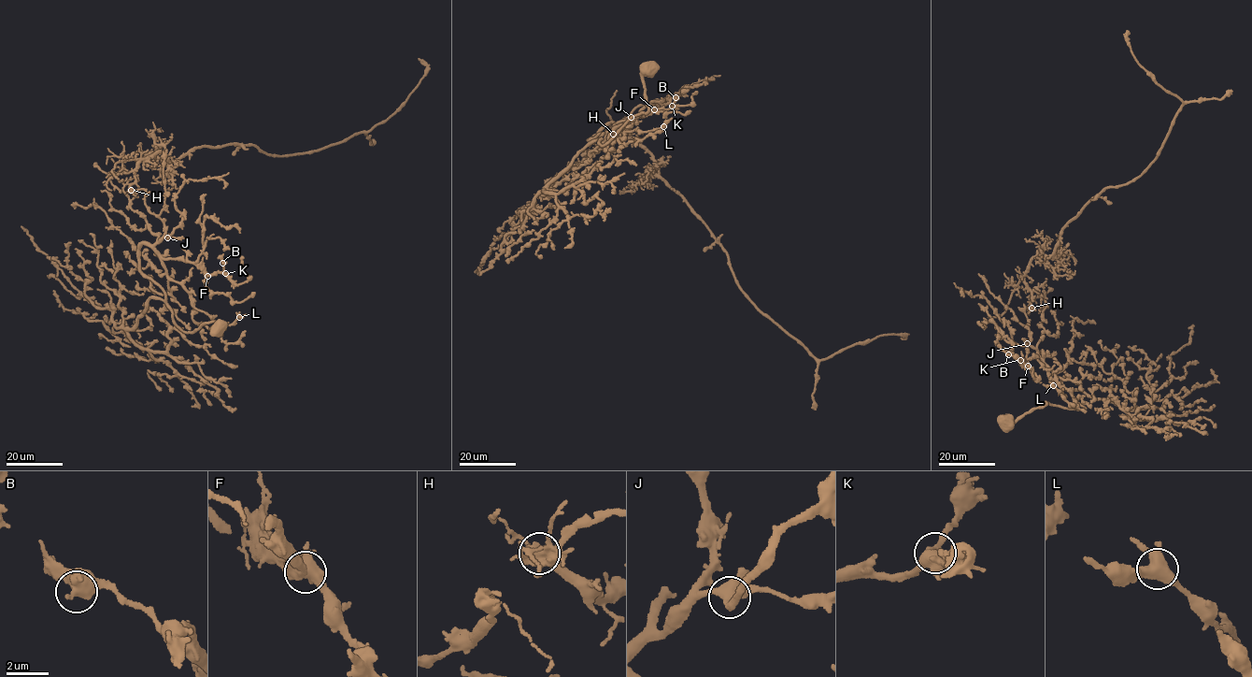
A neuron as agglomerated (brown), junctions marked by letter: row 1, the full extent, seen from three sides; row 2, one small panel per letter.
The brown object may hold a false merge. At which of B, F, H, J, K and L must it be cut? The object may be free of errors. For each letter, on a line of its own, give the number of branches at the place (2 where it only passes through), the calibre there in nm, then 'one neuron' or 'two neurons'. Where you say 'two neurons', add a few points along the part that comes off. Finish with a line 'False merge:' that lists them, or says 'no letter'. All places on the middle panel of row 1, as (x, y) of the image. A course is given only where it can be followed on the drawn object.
B: branches 4; calibre 480 nm; one neuron
F: branches 4; calibre 550 nm; one neuron
H: branches 5; calibre 480 nm; two neurons; course (613, 134), (650, 154), (653, 172), (726, 253), (745, 295), (818, 359), (882, 335), (901, 338)
J: branches 4; calibre 440 nm; one neuron
K: branches 5; calibre 460 nm; one neuron
L: branches 4; calibre 480 nm; one neuron
False merge: H

